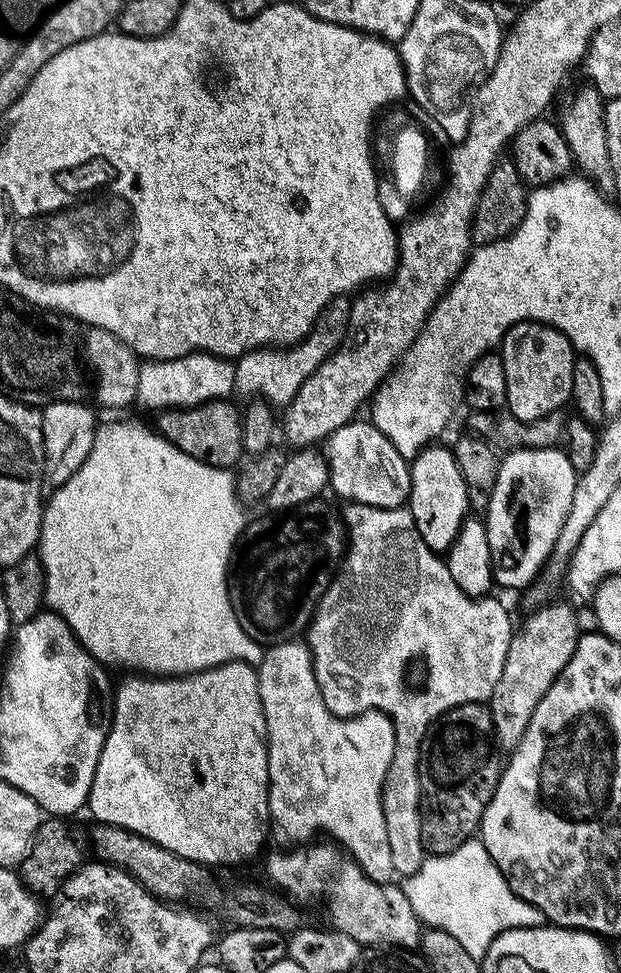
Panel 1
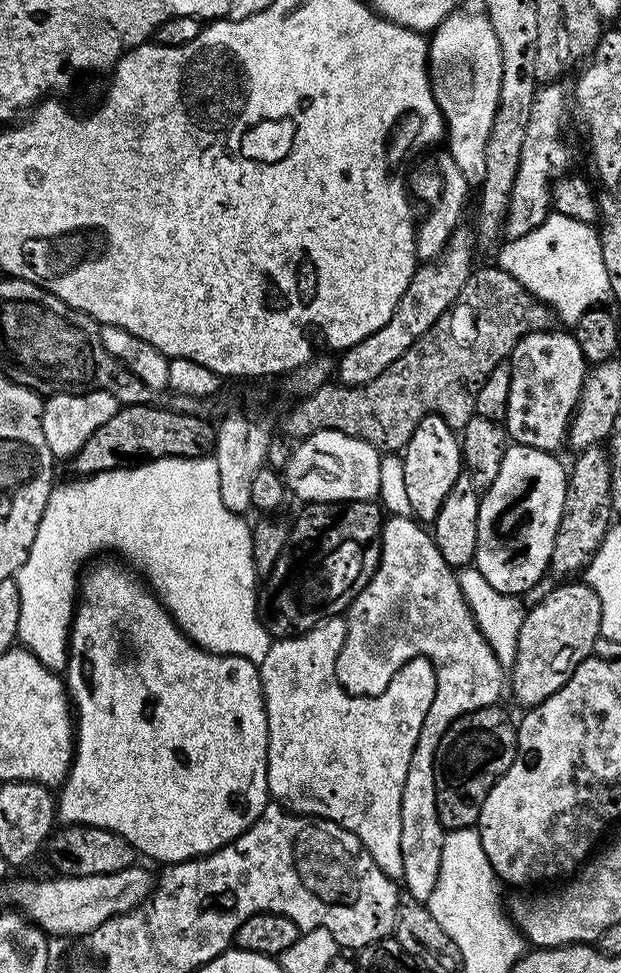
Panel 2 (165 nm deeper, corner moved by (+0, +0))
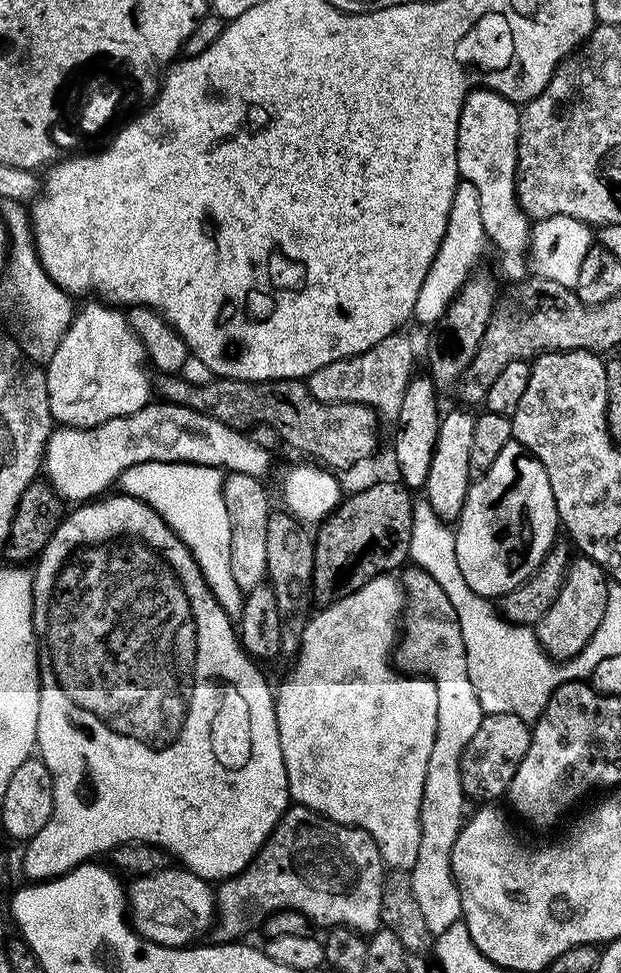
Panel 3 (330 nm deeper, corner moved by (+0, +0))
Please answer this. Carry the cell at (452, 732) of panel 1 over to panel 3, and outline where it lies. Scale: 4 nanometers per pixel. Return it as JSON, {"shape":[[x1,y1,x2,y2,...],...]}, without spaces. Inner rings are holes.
{"shape":[[485,714,482,726,478,726,474,738,466,742,460,759,460,778,462,790,469,801,496,802,505,795,514,778,514,770,518,770,518,762,526,758,526,750,530,750,532,730,529,721,518,718,518,714]]}

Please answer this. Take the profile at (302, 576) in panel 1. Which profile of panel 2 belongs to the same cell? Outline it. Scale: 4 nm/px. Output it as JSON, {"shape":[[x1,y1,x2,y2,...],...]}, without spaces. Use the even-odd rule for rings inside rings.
{"shape":[[345,500,335,504,305,503,296,521,288,529,288,545,282,550,272,572,267,573,268,585,258,596,260,620,273,638,301,636,329,616,347,613,353,598,370,582,380,564,380,539,386,519,376,500]]}

